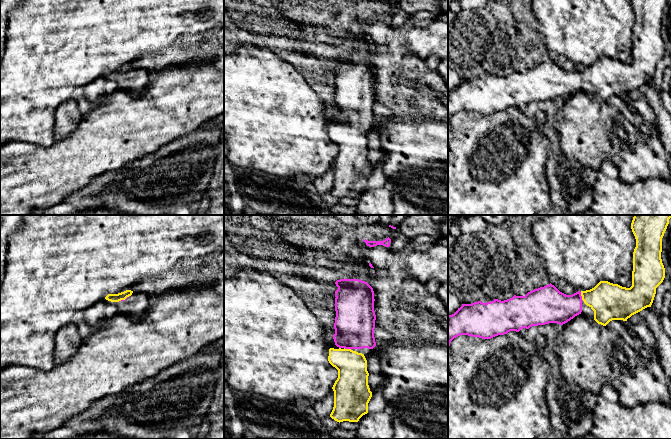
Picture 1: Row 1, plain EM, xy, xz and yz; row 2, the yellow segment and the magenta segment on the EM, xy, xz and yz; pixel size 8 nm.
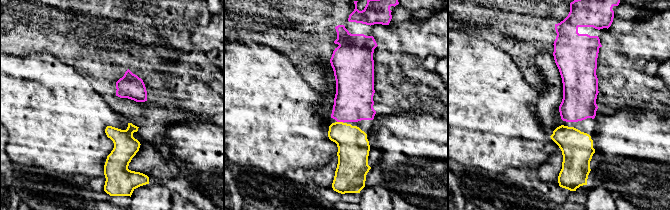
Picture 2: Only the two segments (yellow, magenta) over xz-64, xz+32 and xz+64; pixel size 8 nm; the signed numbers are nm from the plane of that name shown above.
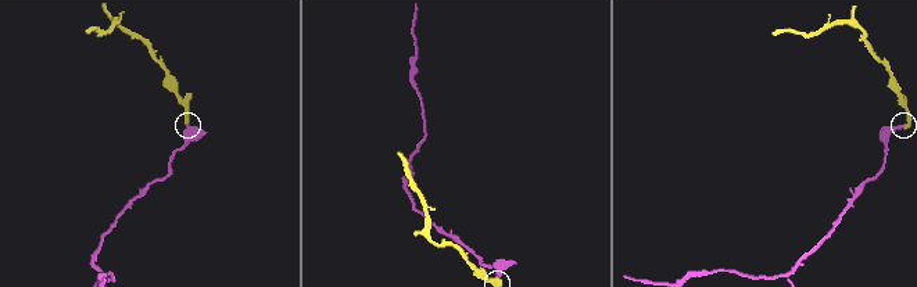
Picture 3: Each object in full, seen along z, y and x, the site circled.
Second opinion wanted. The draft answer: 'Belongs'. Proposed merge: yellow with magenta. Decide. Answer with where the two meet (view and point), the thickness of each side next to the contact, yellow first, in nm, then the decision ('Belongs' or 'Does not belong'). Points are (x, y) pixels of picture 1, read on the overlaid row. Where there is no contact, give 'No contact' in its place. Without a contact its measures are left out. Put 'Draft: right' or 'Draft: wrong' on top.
Draft: right
Touches yellow at yz (581, 295). Thickness 300 nm (yellow) against 280 nm. Belongs

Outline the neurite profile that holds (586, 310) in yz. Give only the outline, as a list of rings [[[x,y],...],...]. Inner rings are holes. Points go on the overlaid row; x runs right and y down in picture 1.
[[[582,301],[582,312],[581,314],[583,316],[585,316],[586,318],[588,318],[591,322],[595,323],[596,325],[598,325],[599,327],[604,327],[601,324],[598,324],[595,320],[594,320],[594,311],[591,309],[591,307],[587,306],[584,301]]]

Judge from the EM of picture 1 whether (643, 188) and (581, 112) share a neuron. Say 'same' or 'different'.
different

